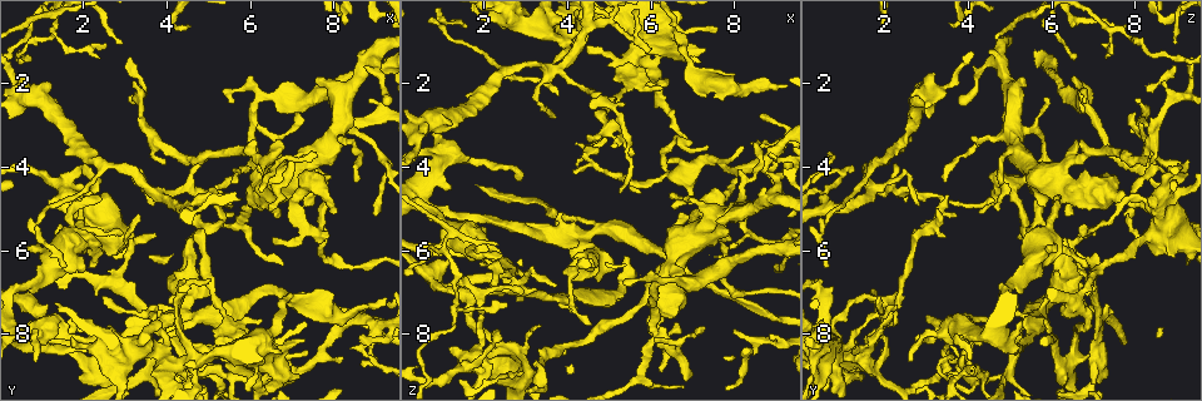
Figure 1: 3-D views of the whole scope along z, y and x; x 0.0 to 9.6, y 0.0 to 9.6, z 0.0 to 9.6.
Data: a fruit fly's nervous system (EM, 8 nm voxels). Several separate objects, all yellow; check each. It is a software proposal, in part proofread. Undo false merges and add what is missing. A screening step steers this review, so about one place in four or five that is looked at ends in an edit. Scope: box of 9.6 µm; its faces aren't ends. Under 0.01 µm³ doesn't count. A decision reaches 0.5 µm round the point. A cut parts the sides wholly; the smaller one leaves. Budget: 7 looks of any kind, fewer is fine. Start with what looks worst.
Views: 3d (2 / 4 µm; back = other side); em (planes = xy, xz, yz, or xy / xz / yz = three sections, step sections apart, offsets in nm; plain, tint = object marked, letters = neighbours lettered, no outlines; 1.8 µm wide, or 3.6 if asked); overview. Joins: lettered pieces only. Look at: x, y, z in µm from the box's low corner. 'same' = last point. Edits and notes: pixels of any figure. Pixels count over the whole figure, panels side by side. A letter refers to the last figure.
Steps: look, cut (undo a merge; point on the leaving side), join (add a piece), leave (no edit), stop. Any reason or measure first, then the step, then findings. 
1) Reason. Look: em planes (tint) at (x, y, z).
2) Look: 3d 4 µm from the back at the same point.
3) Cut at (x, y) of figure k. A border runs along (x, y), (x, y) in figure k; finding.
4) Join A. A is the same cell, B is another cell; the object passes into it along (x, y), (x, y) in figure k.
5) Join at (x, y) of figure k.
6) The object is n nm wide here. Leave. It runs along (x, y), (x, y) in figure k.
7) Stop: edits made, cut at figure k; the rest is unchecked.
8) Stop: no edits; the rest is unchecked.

Branch stops here. Look: 3d 4 µm at (8.90, 2.40, 8.05).

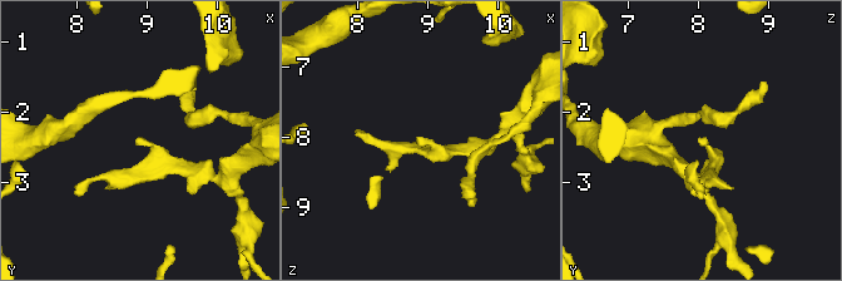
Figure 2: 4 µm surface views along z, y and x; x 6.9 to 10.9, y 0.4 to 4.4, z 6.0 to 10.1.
Need the tissue. Look: em xz step 4 (letters) at (8.85, 2.40, 8.05).

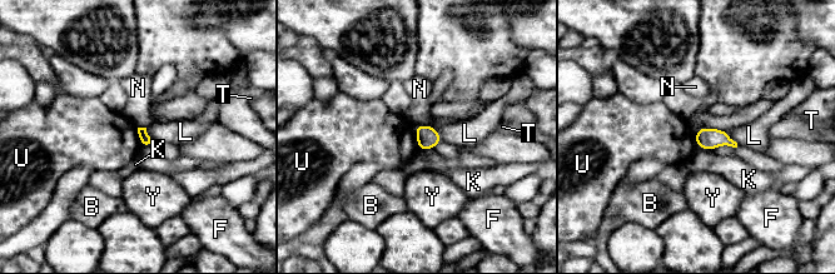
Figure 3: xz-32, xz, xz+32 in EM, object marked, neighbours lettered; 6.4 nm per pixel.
Look: em planes (letters) at the same point.

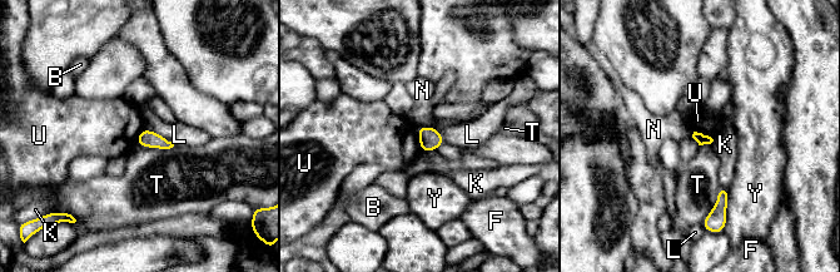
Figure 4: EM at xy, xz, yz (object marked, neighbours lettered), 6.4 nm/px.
The longest contact is with T, 240 nm. Leave. B, F, K, L, N, T, U and Y are other cells; none of them fits.

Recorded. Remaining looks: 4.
An open end. Look: em planes (letters) at (4.60, 5.70, 6.25).

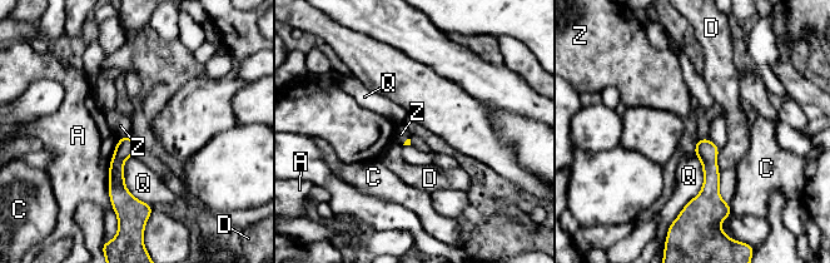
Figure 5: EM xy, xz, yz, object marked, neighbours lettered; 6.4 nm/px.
Leave. A, C, D, Q and Z are other cells; it runs along (127, 139), (117, 188), (140, 208) in figure 5; none of them fits.

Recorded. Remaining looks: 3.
Tapers out. Look: 3d 2 µm at (3.60, 4.90, 2.80).

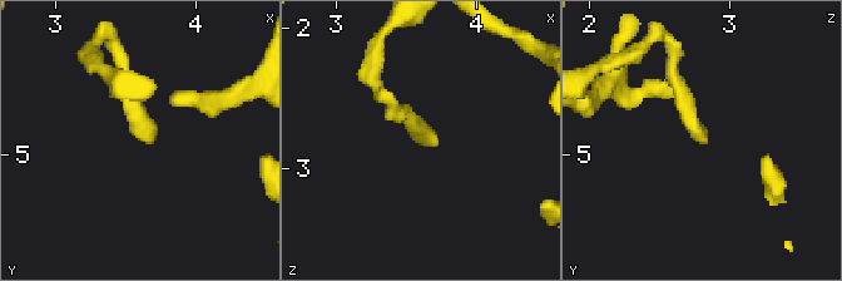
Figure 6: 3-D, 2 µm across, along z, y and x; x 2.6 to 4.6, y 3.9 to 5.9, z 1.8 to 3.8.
Look: em yz step 16 (letters) at (3.64, 4.94, 2.82).

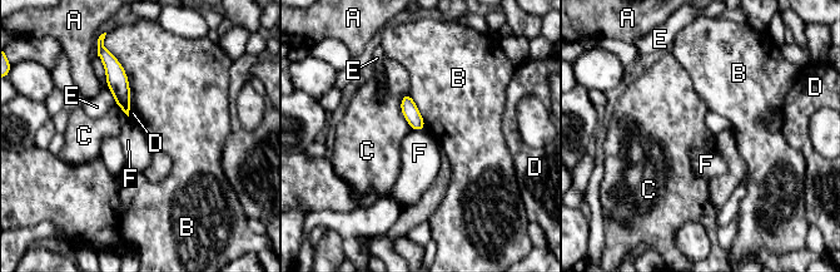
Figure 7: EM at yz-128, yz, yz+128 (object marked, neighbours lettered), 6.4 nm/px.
The longest contact is with E, 320 nm. Leave. A, B, C, D, E and F are other cells; no lettered piece goes on from it.

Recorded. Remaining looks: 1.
Stop: no edits; the rest is unchecked.

